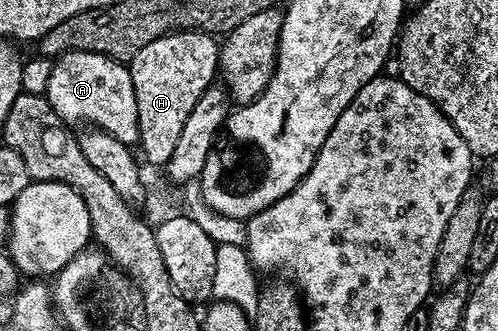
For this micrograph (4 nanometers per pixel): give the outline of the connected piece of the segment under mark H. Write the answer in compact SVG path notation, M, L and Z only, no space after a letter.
M179 30L159 40L151 40L147 48L139 48L139 52L128 63L131 72L131 84L135 88L135 104L137 105L137 123L139 136L137 142L151 165L163 168L167 160L171 160L171 152L175 152L175 144L183 133L183 124L187 124L187 116L191 116L191 108L203 96L208 86L214 85L219 74L219 42L212 34L201 30Z

